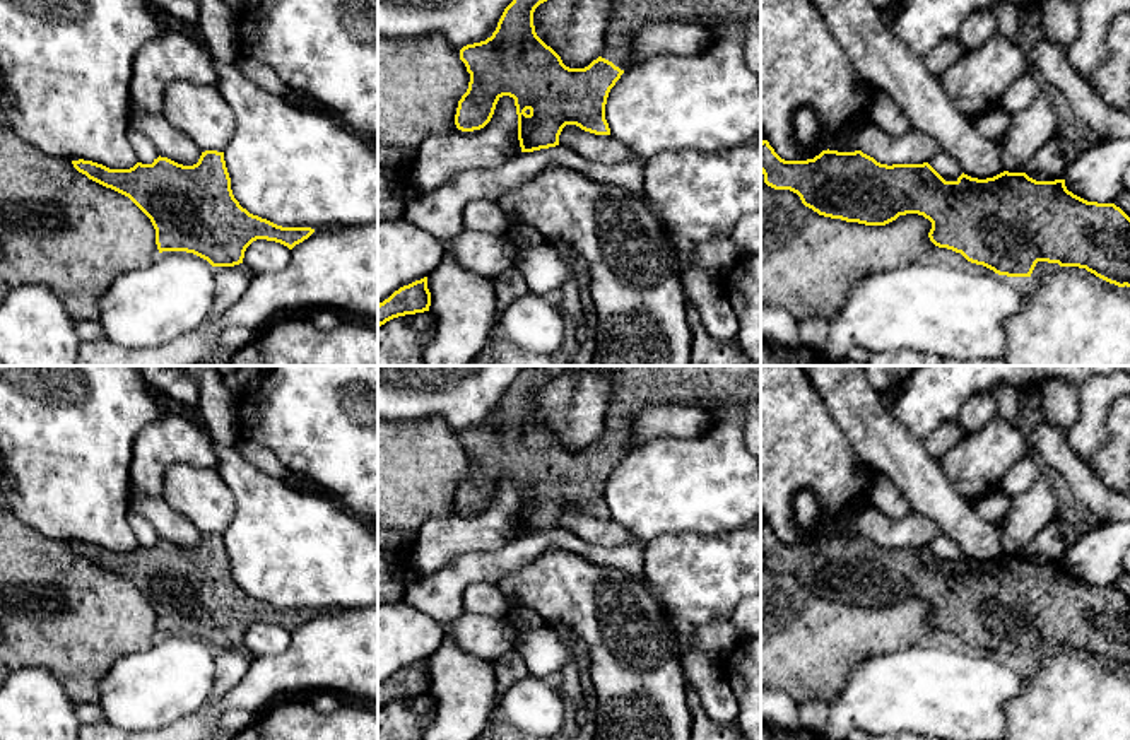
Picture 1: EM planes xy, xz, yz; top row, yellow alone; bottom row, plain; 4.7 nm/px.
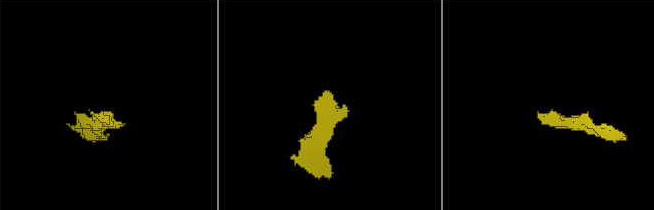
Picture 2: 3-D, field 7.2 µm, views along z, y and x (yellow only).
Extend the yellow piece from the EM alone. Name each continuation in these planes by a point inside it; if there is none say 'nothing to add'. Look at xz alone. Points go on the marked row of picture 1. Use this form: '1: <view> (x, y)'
1: xz (626, 16)

